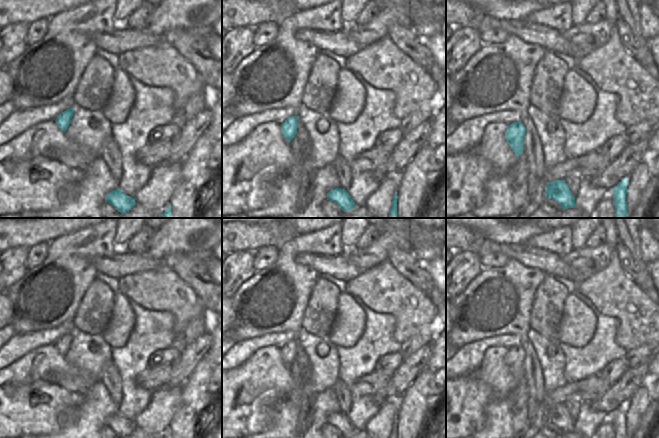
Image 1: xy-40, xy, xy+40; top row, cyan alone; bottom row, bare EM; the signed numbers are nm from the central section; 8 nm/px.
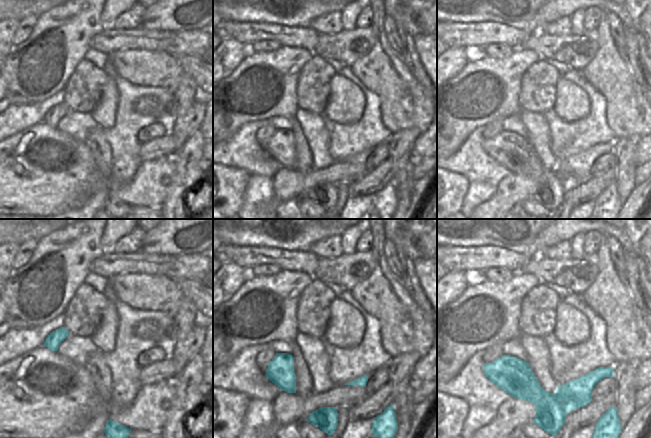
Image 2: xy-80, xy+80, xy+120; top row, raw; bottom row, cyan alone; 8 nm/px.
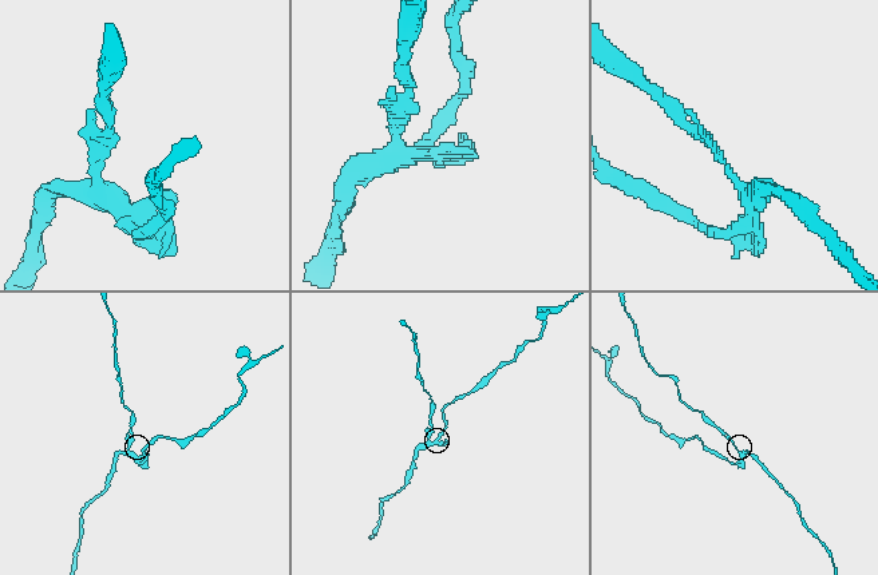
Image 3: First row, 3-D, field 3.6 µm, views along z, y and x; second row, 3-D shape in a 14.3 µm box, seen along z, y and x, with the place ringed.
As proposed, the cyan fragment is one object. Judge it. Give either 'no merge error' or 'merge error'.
no merge error

